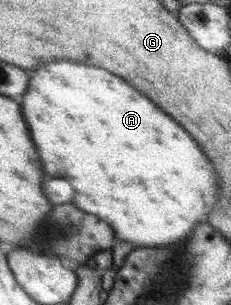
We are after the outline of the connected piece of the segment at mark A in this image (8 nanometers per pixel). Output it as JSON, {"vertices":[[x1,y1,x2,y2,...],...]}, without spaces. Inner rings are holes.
{"vertices":[[69,60,47,62,47,64,41,64,33,70,29,70,27,76,29,76,27,88,21,96,23,120,29,128,29,136,33,140,35,150,37,150,37,158,41,162,43,172,47,176,53,176,53,178,65,178,71,184,71,188,73,188,73,198,71,198,73,206,77,206,79,210,108,222,113,229,116,240,129,242,133,245,133,248,157,248,160,246,168,248,167,244,175,244,175,242,181,242,181,238,187,238,189,230,193,228,193,222,205,222,205,214,209,212,209,206,213,206,213,192,215,192,213,168,209,166,207,158,201,154,197,144,189,138,189,134,185,134,185,130,181,130,165,112,161,112,153,104,154,101,149,102,145,96,135,92,129,84,125,84,121,78,113,76,111,72,95,68,95,66,87,66,87,64,81,64,81,62,69,62]]}

